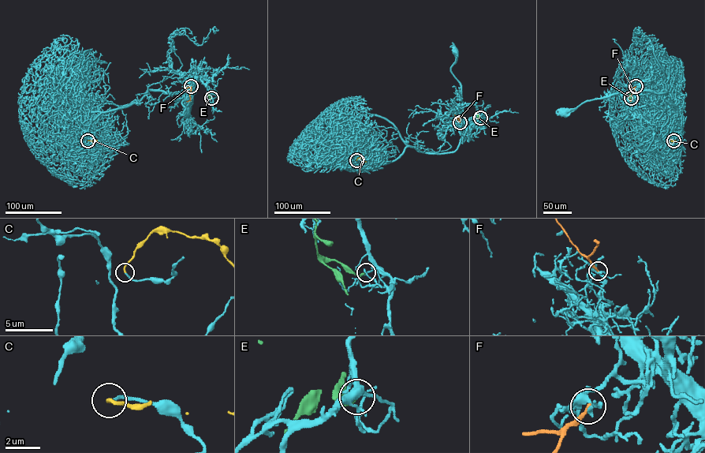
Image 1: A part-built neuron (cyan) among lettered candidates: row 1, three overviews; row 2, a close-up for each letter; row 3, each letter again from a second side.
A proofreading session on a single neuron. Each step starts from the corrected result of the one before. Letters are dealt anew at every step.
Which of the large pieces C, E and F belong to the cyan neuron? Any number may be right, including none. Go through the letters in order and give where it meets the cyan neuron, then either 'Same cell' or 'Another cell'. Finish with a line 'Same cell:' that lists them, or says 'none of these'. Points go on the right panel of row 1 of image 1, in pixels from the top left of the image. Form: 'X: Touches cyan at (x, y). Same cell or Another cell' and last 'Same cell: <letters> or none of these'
C: Touches cyan at (673, 140). Same cell
E: Touches cyan at (631, 98). Another cell
F: Touches cyan at (635, 86). Another cell
Same cell: C

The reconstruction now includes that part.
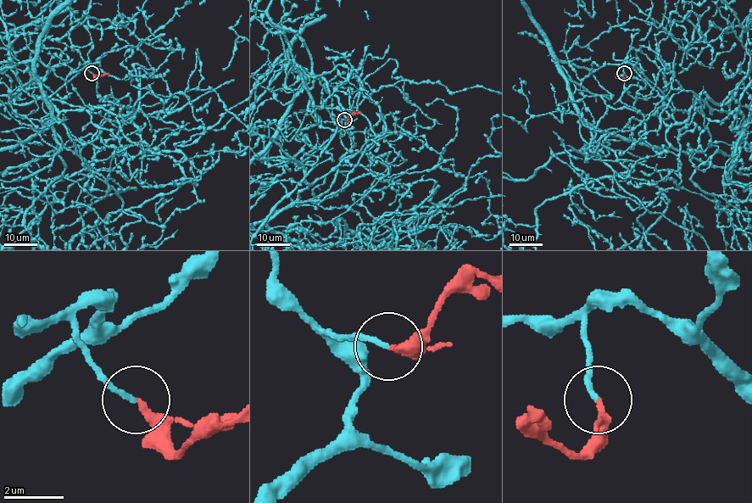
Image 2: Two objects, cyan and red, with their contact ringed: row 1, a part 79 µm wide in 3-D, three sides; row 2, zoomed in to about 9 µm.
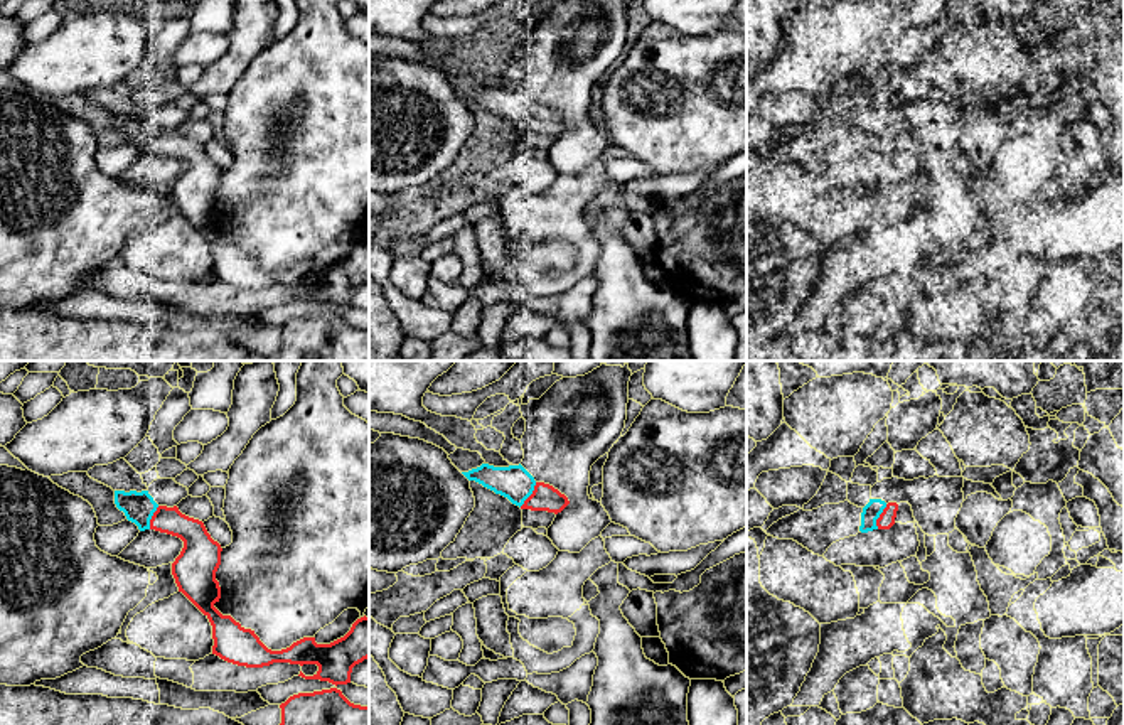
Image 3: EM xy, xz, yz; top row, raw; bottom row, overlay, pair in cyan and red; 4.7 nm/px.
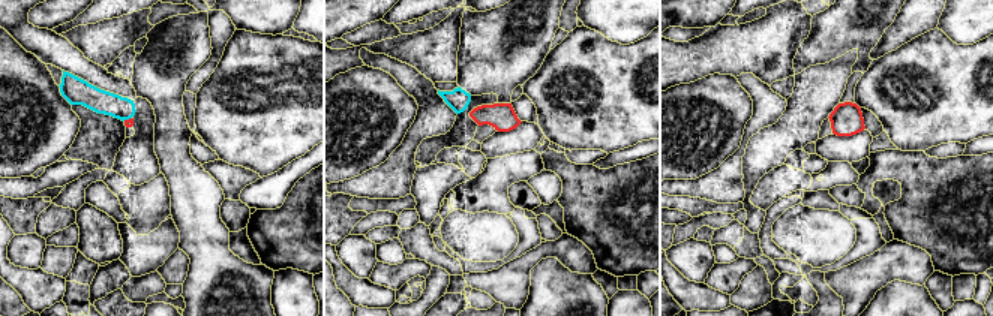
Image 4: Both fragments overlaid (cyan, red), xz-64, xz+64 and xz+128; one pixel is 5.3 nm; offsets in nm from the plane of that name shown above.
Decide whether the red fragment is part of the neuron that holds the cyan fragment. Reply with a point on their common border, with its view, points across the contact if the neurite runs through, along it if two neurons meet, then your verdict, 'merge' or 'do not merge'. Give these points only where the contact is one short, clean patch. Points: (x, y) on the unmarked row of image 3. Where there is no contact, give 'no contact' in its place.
meets cyan in xz at (531, 115); merge

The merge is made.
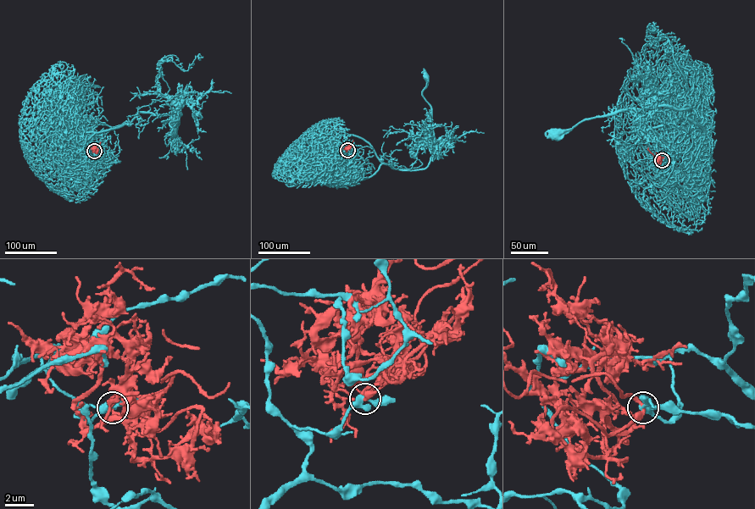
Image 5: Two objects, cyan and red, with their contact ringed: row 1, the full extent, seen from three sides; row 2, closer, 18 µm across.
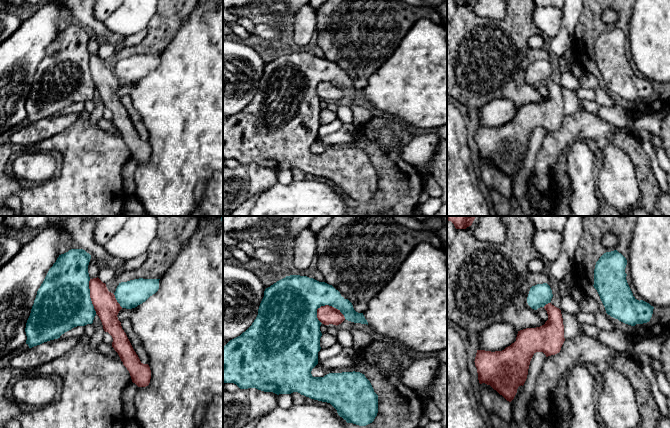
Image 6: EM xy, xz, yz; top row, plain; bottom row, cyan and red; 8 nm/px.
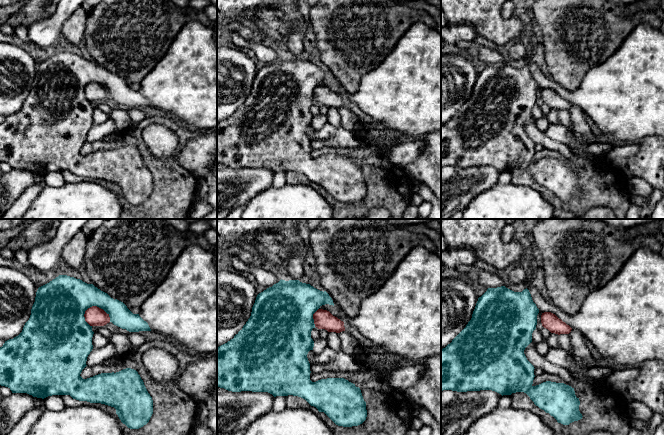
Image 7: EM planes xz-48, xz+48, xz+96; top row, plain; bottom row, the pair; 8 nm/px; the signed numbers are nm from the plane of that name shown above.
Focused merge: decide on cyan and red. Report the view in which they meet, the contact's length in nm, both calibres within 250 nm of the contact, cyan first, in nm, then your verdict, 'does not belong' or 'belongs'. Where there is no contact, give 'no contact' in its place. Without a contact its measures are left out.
xz | 260 nm | 320/150 nm | does not belong

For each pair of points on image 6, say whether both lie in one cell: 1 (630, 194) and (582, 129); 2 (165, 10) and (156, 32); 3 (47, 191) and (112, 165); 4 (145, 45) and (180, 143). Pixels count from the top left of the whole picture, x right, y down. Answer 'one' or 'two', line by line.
1: one
2: one
3: one
4: two

